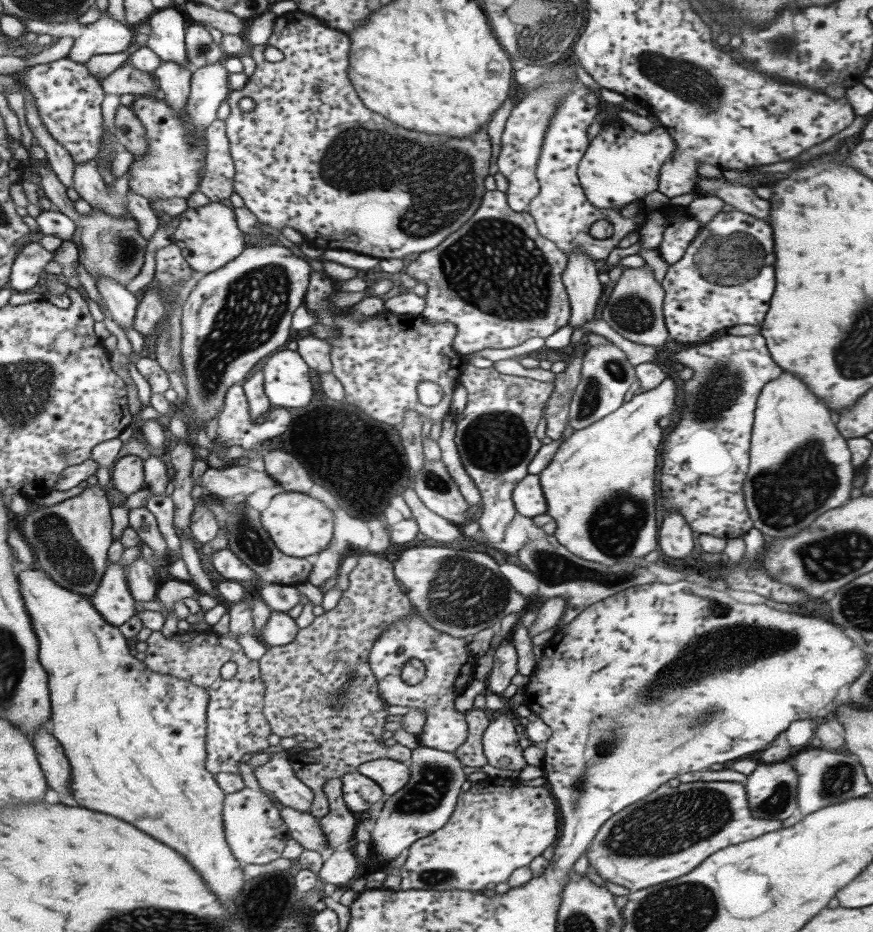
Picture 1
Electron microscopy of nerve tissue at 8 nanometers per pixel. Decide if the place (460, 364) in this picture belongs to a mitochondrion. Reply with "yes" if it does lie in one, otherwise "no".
no

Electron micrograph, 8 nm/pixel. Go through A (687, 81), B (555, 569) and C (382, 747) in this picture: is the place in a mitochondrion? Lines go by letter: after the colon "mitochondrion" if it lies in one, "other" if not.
A: mitochondrion
B: mitochondrion
C: other

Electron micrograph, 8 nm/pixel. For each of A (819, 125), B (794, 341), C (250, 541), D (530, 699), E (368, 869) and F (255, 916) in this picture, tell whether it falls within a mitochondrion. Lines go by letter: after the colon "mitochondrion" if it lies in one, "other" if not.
A: other
B: other
C: mitochondrion
D: other
E: other
F: mitochondrion

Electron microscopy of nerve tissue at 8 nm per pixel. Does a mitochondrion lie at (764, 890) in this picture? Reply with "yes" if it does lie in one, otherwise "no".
no

